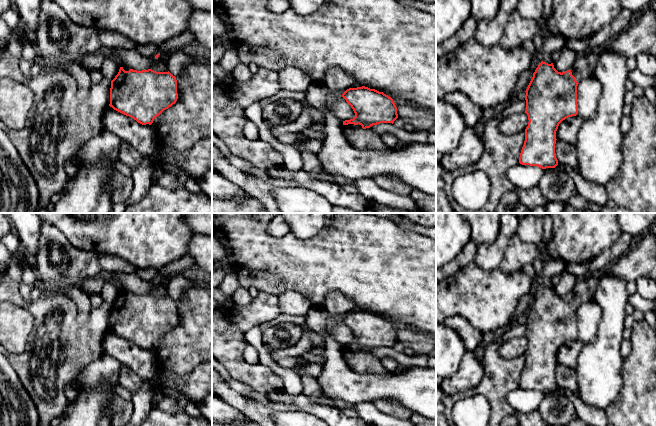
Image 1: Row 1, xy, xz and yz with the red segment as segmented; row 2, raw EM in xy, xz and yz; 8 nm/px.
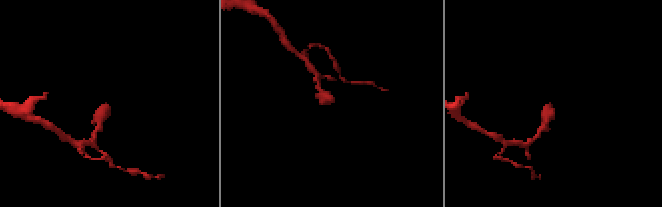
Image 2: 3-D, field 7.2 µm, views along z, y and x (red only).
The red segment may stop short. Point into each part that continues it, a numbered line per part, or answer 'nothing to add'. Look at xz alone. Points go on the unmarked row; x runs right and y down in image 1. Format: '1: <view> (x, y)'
1: xz (359, 362)

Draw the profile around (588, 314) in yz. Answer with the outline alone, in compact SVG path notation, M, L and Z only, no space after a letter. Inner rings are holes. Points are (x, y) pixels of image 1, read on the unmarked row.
M588 301L577 310L578 340L583 345L589 343L597 334L601 320L601 309L595 301Z

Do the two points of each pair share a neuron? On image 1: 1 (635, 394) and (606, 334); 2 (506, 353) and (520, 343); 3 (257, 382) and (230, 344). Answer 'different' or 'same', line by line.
1: different
2: same
3: same

